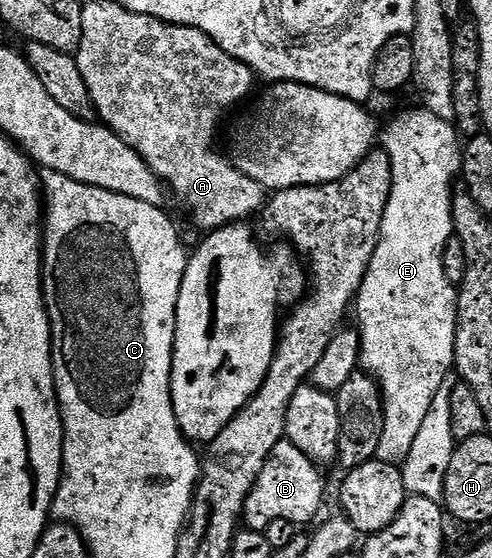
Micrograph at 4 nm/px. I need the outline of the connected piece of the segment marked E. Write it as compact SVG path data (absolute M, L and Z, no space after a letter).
M416 109L410 113L406 119L397 119L389 127L389 132L385 135L384 150L389 152L391 161L391 173L393 174L393 184L391 185L391 197L387 201L387 213L383 213L383 225L381 226L381 236L379 245L375 249L375 257L371 257L371 265L367 269L367 277L359 289L355 300L355 315L361 322L359 334L361 337L361 362L360 366L368 374L377 380L378 387L381 388L381 396L385 402L385 420L383 421L383 437L379 440L376 460L379 462L394 463L400 465L404 463L407 453L411 453L411 444L415 442L415 437L419 434L419 429L423 426L427 412L435 401L435 397L446 386L445 378L453 367L453 354L455 353L455 337L457 336L457 292L458 288L447 281L443 273L443 249L447 241L454 238L453 218L451 217L451 201L453 200L453 188L459 179L461 169L461 152L463 150L462 140L459 132L453 123L443 121L443 117L435 117L435 113L424 109Z

